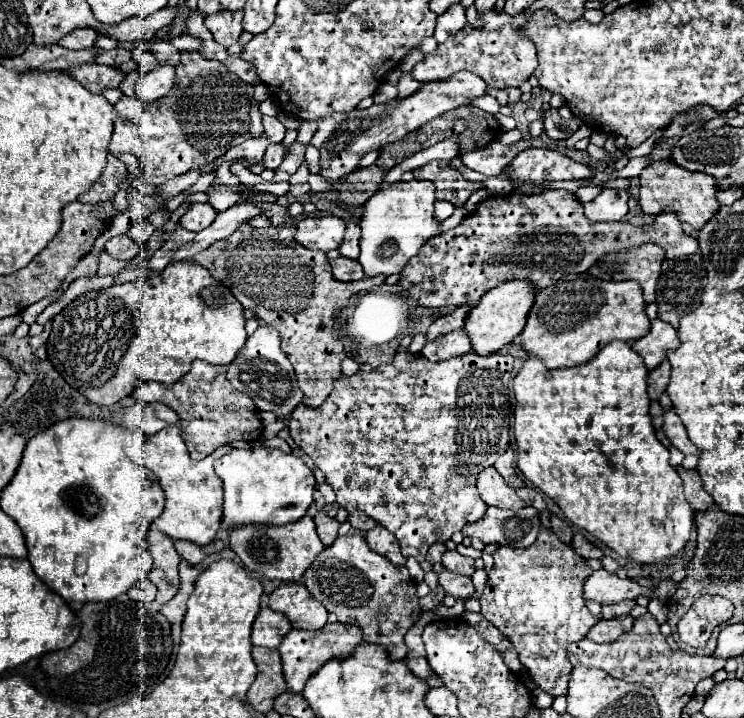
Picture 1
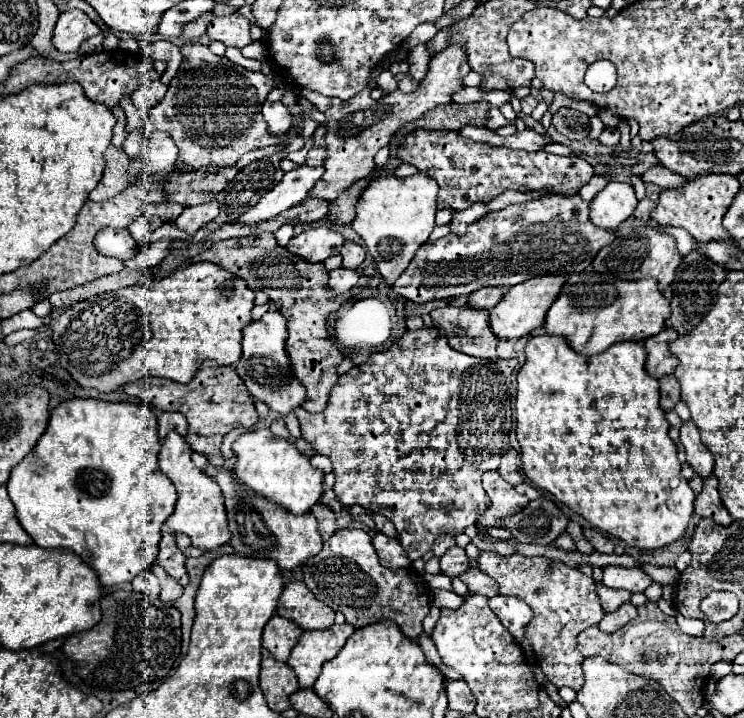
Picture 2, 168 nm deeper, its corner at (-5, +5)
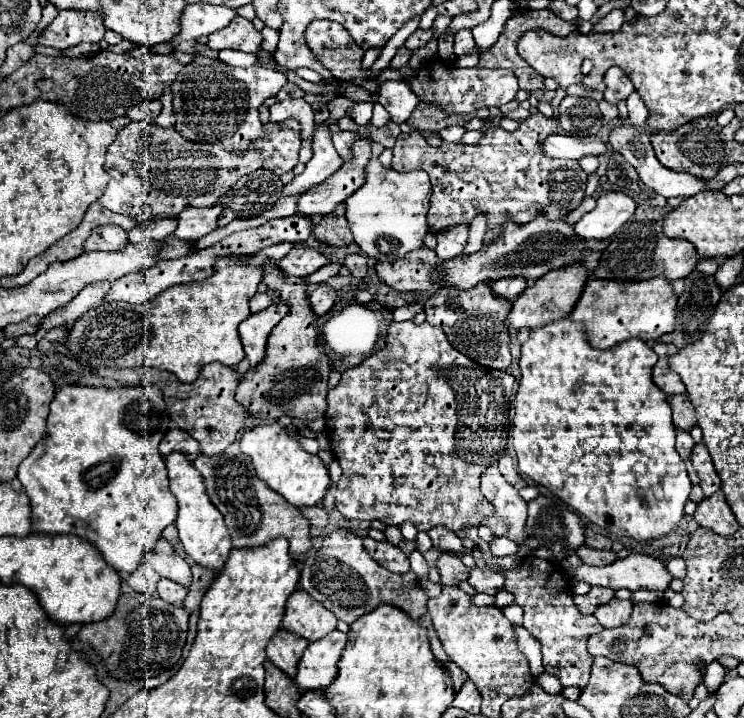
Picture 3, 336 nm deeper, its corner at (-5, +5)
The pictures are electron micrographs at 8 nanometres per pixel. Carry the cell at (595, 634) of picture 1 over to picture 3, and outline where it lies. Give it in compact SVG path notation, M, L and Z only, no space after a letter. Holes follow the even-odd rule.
M609 600L607 604L601 604L599 608L595 608L595 618L605 626L605 628L617 628L627 624L629 616L631 616L633 604L631 600Z

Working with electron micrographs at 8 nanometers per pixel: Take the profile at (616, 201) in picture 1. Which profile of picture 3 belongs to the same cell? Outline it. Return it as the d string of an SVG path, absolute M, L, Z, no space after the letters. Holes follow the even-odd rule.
M603 192L597 198L597 206L575 224L575 234L583 240L607 240L633 216L633 212L635 202L625 192Z

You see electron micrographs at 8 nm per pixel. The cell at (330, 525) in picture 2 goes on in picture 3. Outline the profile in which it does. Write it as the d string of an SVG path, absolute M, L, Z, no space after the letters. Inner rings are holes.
M307 506L307 508L301 508L301 514L309 520L309 532L311 536L319 536L327 524L327 514L321 506Z

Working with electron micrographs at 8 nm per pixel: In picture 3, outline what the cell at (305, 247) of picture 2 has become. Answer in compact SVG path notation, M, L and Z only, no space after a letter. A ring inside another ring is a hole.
M293 246L291 252L279 262L279 268L287 274L287 276L309 276L315 270L319 270L321 266L325 266L329 262L327 256L323 256L319 250L313 248L305 248L305 246Z

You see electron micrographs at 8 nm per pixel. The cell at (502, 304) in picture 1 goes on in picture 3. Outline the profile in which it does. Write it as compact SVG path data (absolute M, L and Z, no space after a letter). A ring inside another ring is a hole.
M571 264L561 270L551 270L547 272L541 280L533 282L533 286L525 288L523 294L513 302L513 308L507 316L507 326L509 328L539 328L551 322L557 322L561 318L567 318L577 304L587 280L589 280L589 270L585 264Z

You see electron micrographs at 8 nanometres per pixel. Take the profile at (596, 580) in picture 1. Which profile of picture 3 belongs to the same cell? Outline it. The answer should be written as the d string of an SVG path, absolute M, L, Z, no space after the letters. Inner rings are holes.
M629 554L625 560L617 560L609 566L577 566L569 570L569 578L583 580L591 586L627 588L627 590L667 590L673 576L665 564L647 554Z

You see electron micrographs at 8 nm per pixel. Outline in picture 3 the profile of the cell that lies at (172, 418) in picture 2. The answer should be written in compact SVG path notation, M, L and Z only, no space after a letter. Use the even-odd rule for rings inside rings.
M173 428L165 434L163 442L159 444L159 452L163 456L169 456L171 452L179 452L183 454L187 460L195 460L199 456L199 442L193 440L187 432L183 432L181 428Z

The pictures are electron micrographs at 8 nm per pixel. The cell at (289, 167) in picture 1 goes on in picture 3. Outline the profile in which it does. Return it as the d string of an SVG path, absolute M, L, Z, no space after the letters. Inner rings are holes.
M333 132L333 144L335 144L335 150L339 152L341 158L345 160L353 160L351 156L351 148L353 148L353 142L357 140L357 136L353 132Z

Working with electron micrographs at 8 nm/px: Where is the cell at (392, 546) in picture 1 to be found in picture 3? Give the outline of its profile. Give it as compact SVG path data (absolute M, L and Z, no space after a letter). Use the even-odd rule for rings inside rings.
M363 538L363 546L371 558L375 558L383 568L391 572L409 572L409 558L389 542L377 542L371 538Z

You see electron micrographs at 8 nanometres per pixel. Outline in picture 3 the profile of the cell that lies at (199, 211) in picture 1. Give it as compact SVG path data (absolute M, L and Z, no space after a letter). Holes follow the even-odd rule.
M221 206L213 208L187 208L177 216L177 230L175 236L181 240L191 240L191 238L203 238L205 234L213 232L217 228L217 218L221 214Z

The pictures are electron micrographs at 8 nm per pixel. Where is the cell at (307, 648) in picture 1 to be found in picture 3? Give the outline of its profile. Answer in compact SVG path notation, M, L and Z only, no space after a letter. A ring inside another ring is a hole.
M333 630L325 638L311 642L297 666L295 682L301 690L327 688L337 676L337 662L347 644L347 634Z

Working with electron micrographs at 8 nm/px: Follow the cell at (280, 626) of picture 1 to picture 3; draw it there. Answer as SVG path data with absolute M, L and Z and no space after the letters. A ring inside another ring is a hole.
M279 630L269 646L267 646L267 658L277 666L281 668L291 680L295 680L295 672L297 672L297 664L303 656L307 648L307 640L287 632L287 630Z

